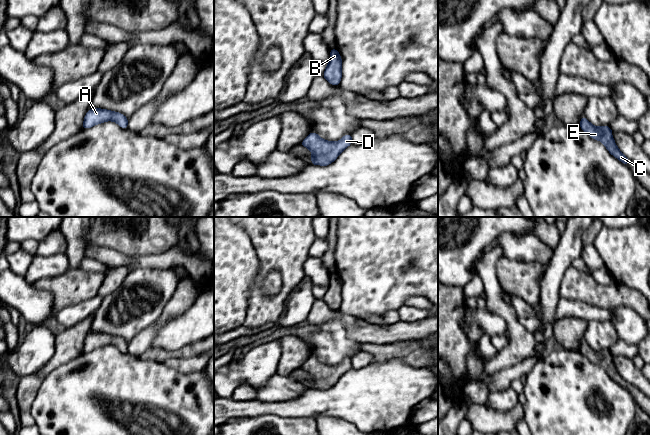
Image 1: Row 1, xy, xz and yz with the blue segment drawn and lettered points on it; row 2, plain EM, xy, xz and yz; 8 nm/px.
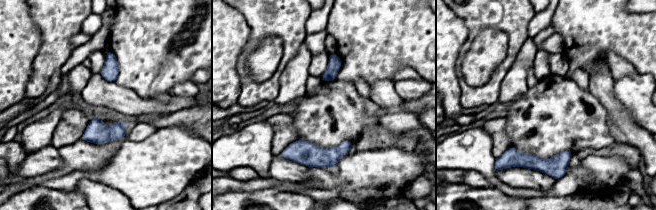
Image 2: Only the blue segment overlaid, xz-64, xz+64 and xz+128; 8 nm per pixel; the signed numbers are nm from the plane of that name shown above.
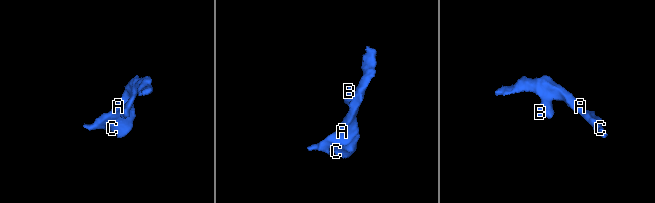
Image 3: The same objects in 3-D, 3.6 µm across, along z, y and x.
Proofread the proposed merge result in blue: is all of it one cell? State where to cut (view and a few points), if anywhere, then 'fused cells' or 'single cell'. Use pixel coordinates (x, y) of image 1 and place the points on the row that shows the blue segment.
no cut | single cell

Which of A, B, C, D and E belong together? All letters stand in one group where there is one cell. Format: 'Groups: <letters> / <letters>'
Groups: A B C D E

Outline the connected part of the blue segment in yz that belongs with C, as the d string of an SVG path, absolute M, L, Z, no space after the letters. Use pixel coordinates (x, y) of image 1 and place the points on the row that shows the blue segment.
M583 115L580 120L579 128L585 131L592 139L602 142L609 153L616 157L620 162L624 163L625 165L630 164L631 160L624 156L617 147L613 139L612 129L610 128L610 126L595 127Z

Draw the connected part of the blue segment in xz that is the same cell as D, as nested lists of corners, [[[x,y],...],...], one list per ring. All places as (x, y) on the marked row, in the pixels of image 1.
[[[310,132],[299,145],[312,152],[312,165],[328,166],[351,144],[352,134],[344,135],[338,142],[331,142],[321,139],[316,132]]]

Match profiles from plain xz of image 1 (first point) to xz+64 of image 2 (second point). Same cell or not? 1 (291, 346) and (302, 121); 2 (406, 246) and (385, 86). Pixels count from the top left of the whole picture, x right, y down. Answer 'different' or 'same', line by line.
1: different
2: different

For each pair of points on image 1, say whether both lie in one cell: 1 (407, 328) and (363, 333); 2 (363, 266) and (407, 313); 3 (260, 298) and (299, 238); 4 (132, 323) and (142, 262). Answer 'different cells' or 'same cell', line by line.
1: same cell
2: different cells
3: same cell
4: different cells

